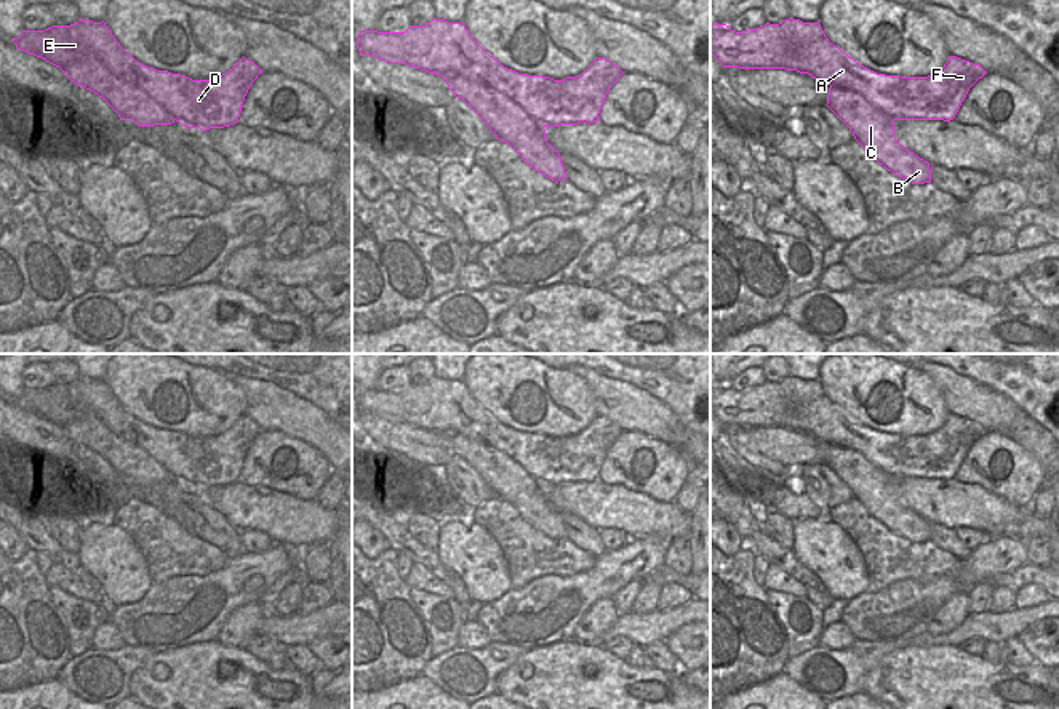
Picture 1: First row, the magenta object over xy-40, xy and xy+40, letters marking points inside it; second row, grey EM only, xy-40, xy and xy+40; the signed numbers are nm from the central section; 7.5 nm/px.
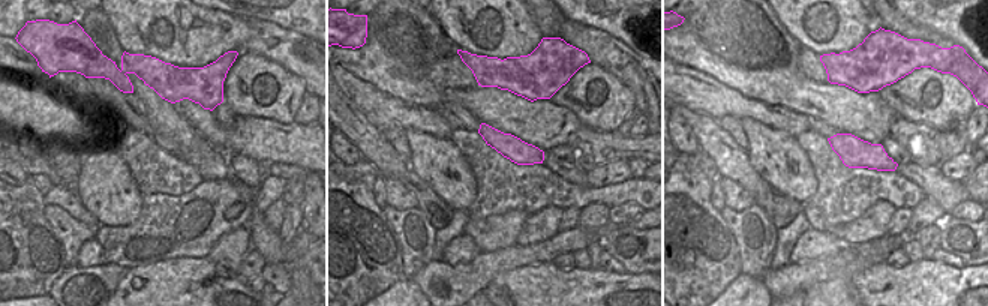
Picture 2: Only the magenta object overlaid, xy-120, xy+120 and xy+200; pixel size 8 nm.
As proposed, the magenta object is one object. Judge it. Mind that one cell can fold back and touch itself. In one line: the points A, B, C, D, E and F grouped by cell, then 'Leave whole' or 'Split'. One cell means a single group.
Groups: A D E F / B C. Split.

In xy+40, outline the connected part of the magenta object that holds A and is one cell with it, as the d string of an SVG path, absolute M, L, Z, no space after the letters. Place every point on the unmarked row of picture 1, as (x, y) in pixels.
M793 376L742 391L713 381L710 413L723 426L797 429L853 448L891 479L950 480L969 447L987 432L979 423L957 415L949 415L944 426L928 435L877 432L830 402L819 379Z

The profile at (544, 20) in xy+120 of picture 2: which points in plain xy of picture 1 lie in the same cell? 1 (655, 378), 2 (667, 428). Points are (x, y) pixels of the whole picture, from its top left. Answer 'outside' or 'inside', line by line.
1: outside
2: inside

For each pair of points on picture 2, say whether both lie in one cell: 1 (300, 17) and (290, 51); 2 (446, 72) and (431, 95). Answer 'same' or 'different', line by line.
1: different
2: different

